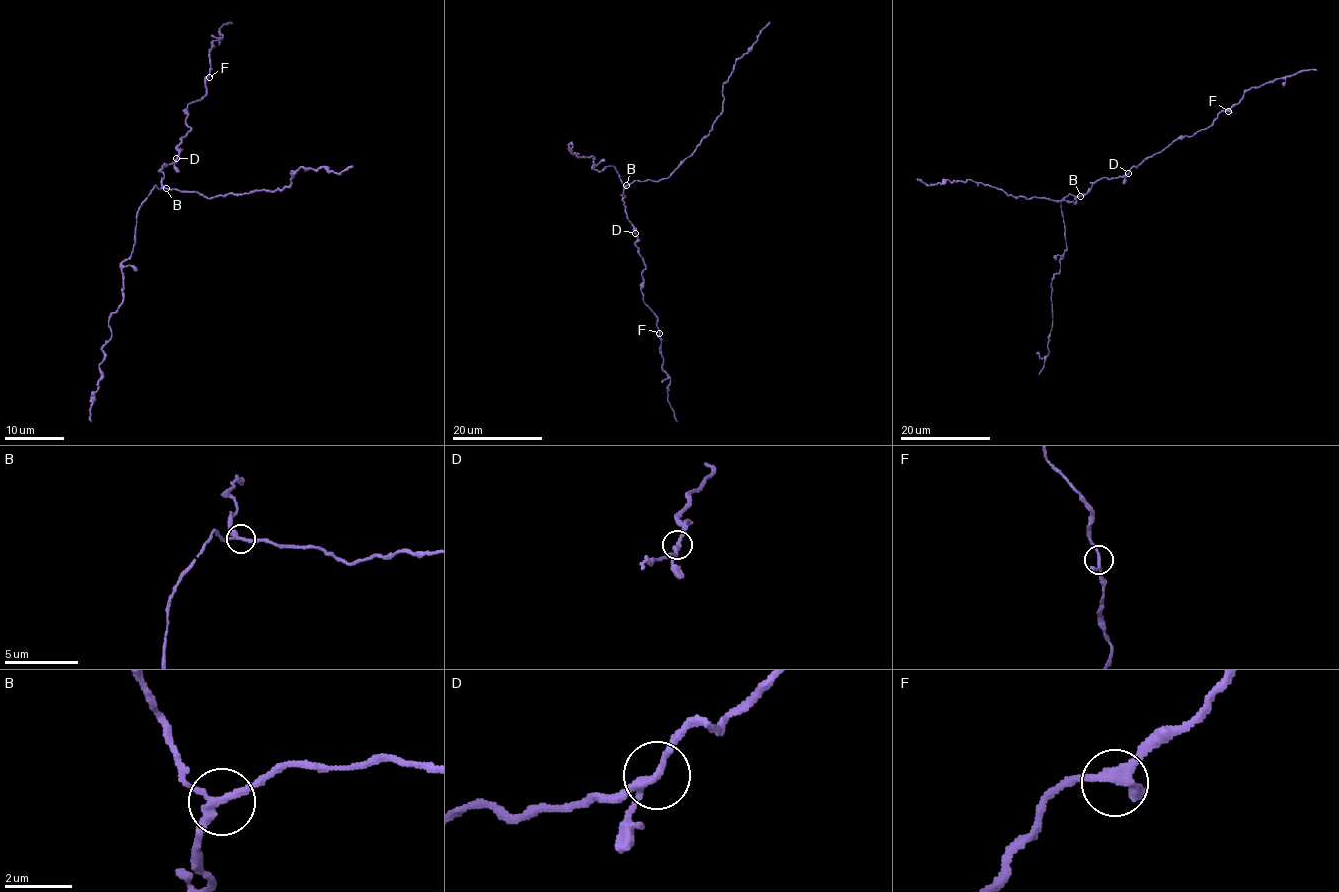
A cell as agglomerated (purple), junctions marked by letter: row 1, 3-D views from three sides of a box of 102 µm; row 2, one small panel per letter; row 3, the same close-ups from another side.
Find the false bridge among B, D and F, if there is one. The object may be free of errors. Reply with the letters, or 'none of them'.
none of them

